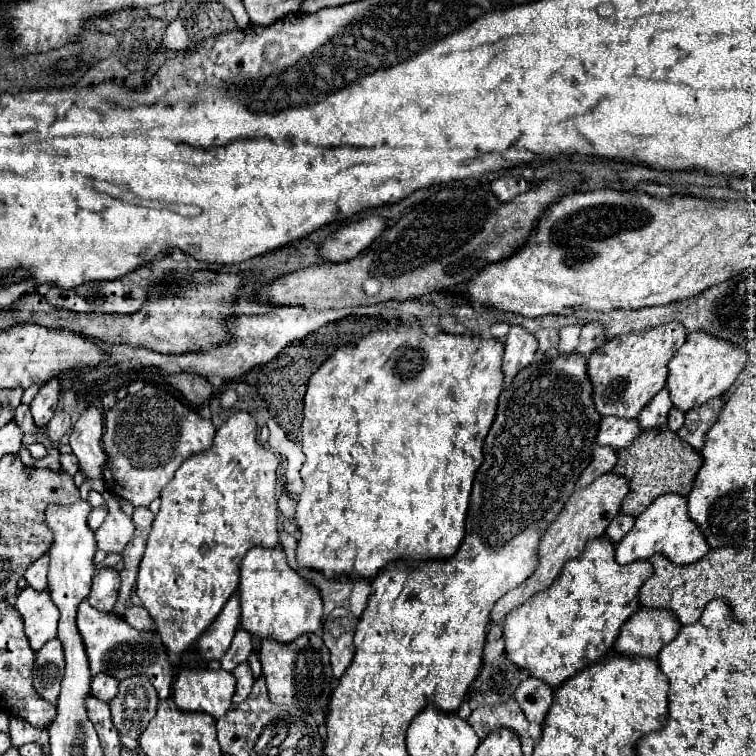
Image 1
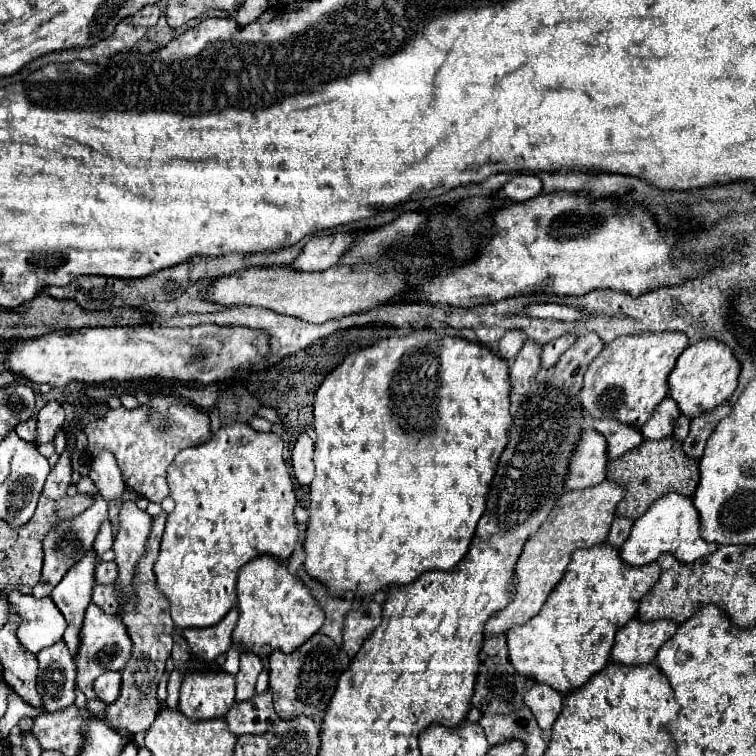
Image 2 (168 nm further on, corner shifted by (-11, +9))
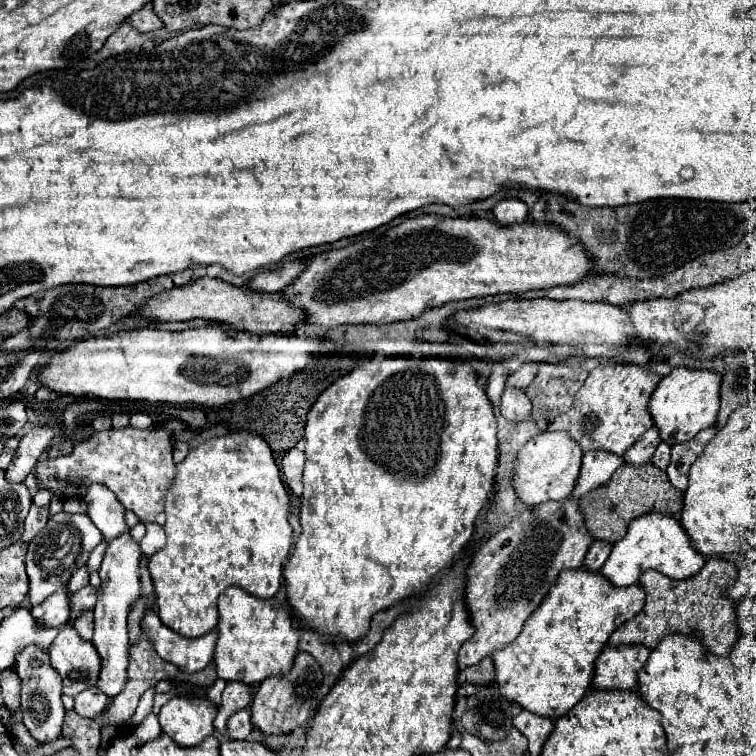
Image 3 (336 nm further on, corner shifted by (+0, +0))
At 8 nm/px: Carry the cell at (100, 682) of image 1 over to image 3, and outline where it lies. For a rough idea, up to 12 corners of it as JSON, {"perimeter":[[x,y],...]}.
{"perimeter":[[98,687],[74,697],[74,711],[92,719],[104,711],[108,697]]}

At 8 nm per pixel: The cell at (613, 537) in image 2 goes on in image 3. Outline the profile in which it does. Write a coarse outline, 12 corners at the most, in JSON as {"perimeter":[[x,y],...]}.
{"perimeter":[[594,541],[584,569],[598,573],[610,555],[610,543]]}

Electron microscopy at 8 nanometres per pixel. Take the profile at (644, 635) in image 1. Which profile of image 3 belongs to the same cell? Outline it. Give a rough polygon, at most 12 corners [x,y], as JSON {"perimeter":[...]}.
{"perimeter":[[604,647],[594,689],[636,689],[650,649]]}

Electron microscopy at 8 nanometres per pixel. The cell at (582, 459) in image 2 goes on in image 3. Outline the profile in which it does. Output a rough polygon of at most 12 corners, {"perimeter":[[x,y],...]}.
{"perimeter":[[538,433],[514,459],[524,505],[570,497],[582,449]]}

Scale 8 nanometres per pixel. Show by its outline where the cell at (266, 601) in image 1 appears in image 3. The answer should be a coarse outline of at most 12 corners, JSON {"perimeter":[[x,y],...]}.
{"perimeter":[[218,597],[214,665],[262,683],[292,669],[300,629],[276,599]]}

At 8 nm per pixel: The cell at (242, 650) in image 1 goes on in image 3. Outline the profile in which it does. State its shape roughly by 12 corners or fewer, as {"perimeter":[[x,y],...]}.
{"perimeter":[[218,679],[206,693],[212,705],[220,705],[220,695],[226,687],[222,679]]}

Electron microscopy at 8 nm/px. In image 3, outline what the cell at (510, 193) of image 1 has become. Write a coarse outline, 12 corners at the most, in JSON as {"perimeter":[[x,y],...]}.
{"perimeter":[[504,199],[494,207],[498,225],[528,219],[528,207],[518,199]]}

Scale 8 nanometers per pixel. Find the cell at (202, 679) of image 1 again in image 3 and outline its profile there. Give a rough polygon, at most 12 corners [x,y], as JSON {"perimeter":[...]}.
{"perimeter":[[172,697],[160,711],[162,733],[196,747],[214,733],[204,697]]}

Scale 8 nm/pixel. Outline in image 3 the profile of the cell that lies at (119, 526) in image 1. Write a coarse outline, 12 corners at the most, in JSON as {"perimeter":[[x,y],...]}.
{"perimeter":[[108,541],[92,643],[96,687],[108,697],[128,679],[128,613],[140,597],[142,551]]}

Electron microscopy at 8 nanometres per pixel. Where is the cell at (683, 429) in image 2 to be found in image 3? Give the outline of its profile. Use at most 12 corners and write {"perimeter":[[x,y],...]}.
{"perimeter":[[660,443],[652,465],[666,469],[670,463],[670,445]]}

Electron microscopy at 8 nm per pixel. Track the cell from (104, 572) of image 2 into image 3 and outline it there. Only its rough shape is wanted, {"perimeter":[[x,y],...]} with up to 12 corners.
{"perimeter":[[82,587],[70,595],[70,619],[94,609],[96,589]]}

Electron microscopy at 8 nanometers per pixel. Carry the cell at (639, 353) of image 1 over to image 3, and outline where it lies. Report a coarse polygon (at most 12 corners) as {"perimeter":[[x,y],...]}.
{"perimeter":[[600,365],[548,431],[622,457],[652,425],[660,377]]}

